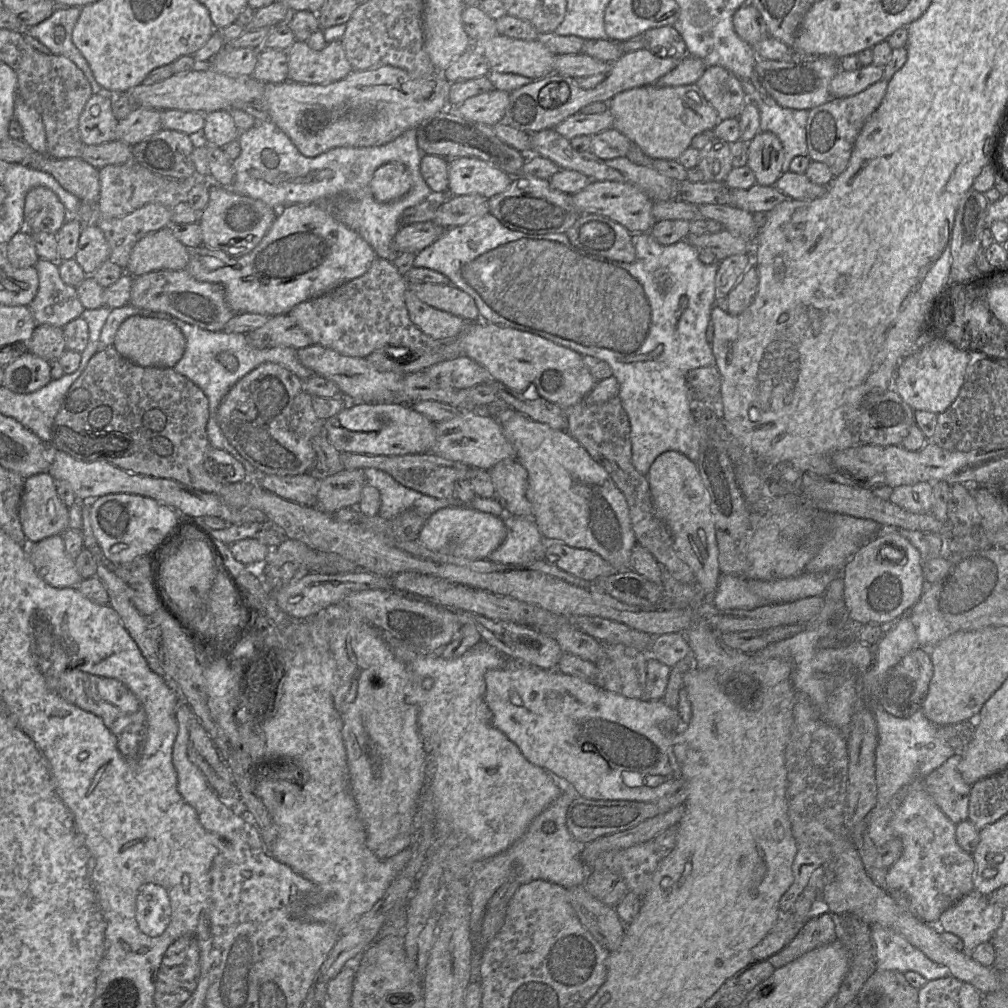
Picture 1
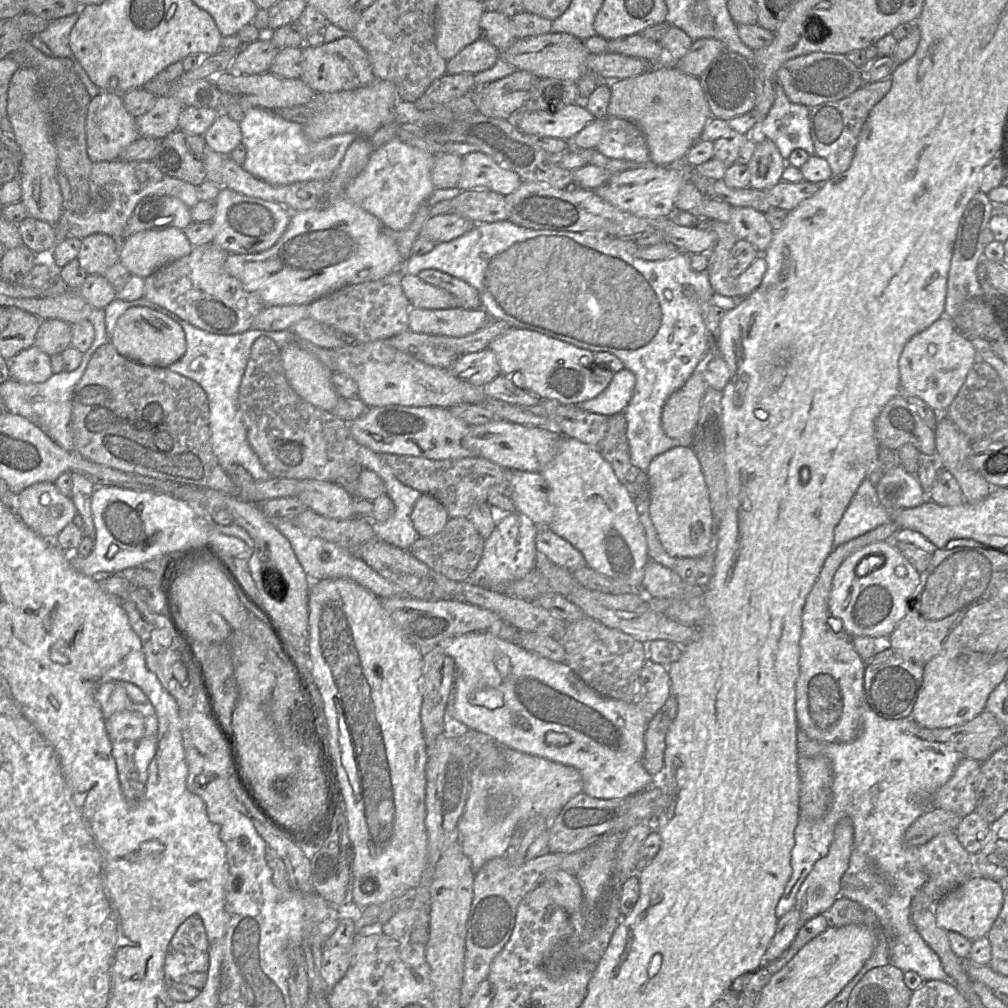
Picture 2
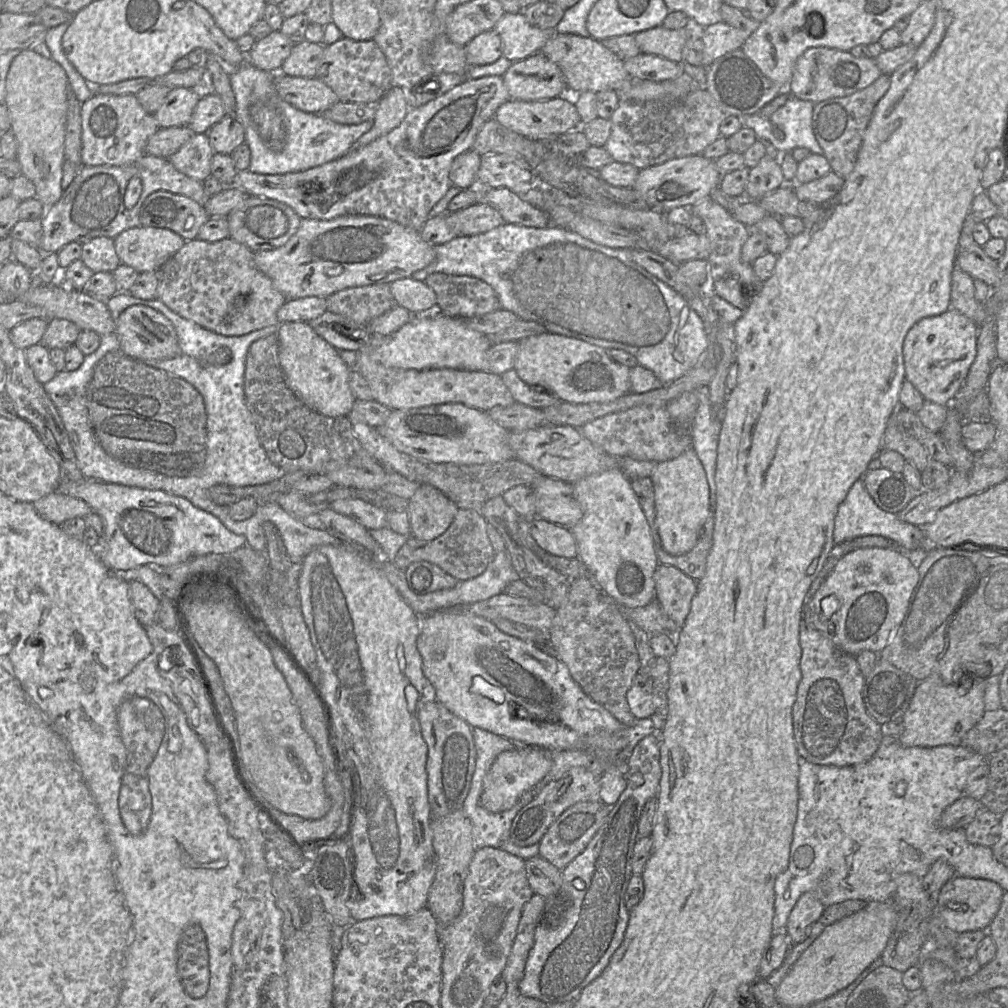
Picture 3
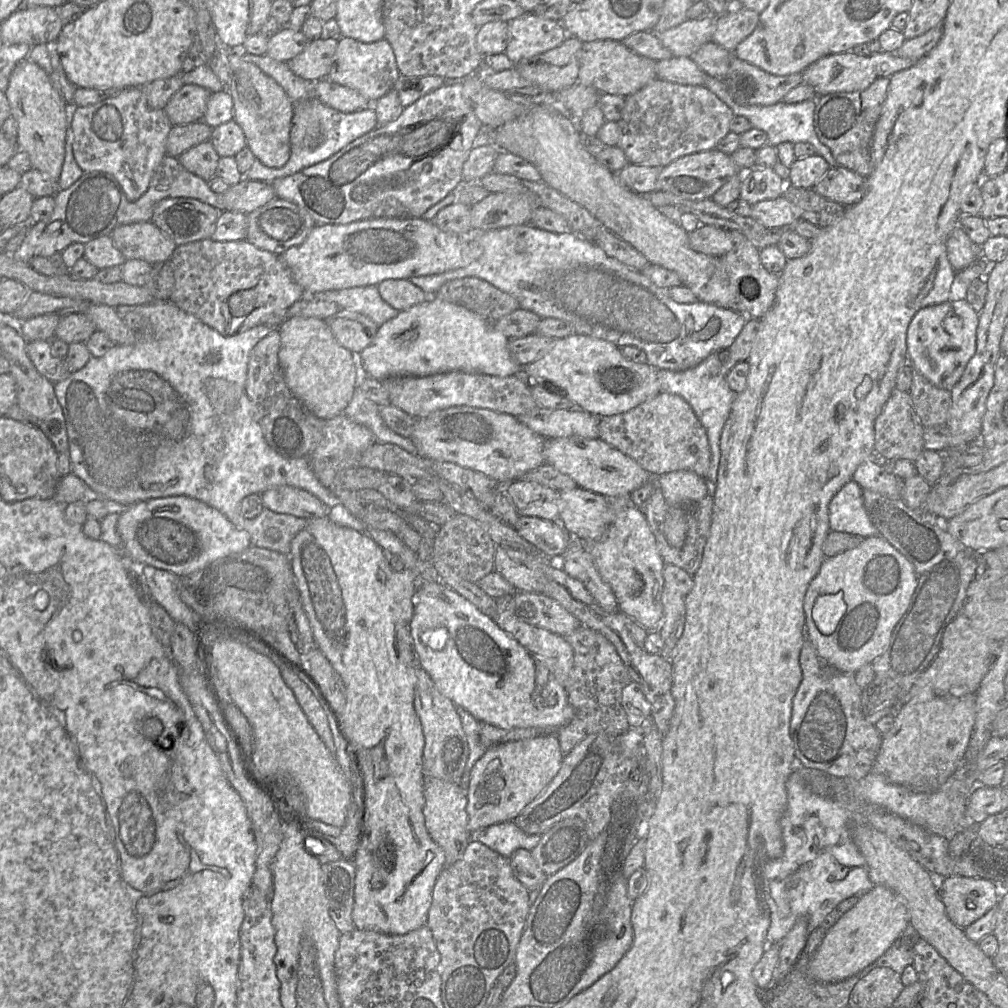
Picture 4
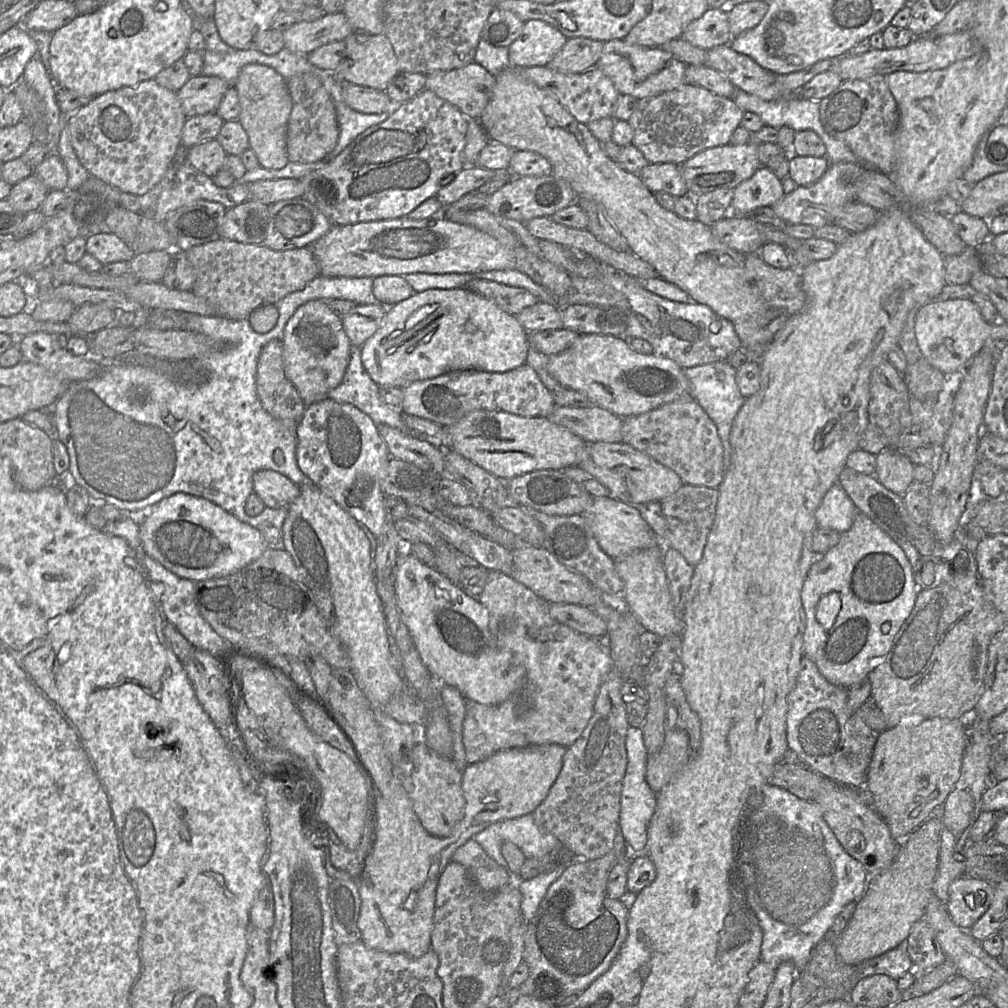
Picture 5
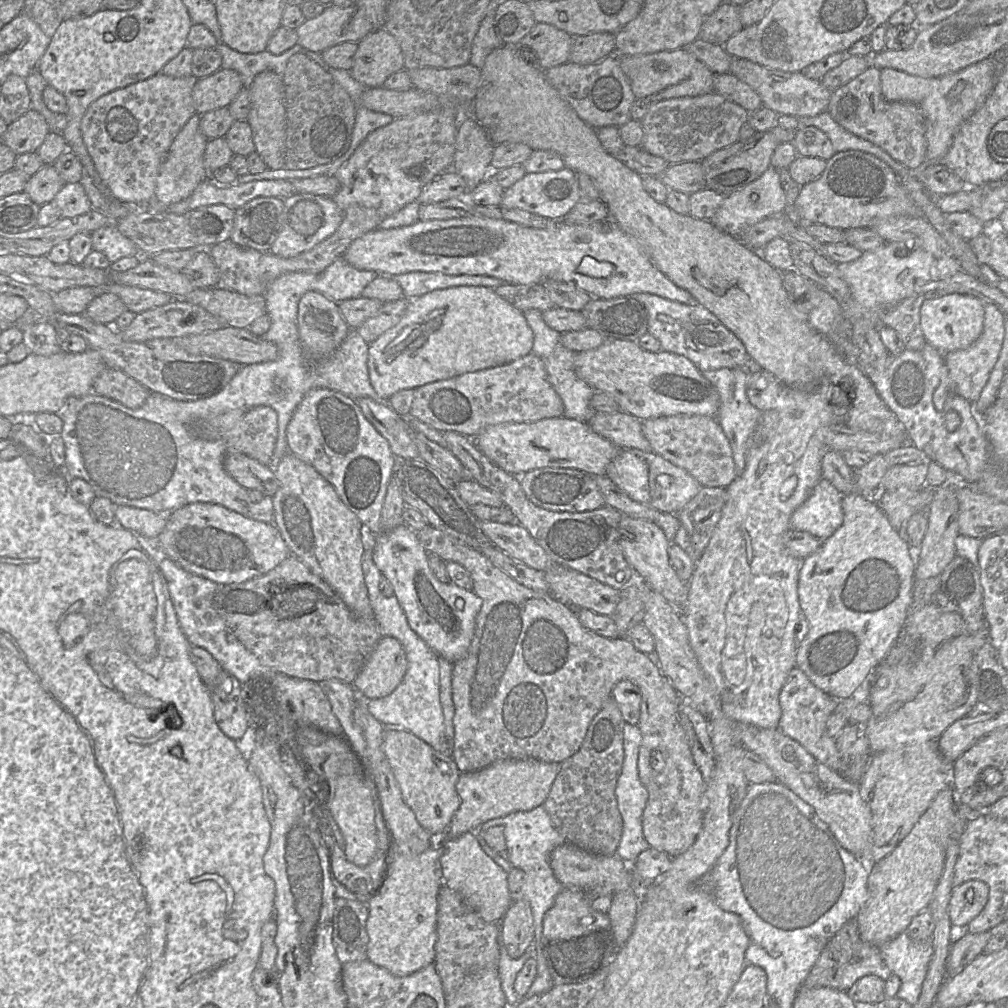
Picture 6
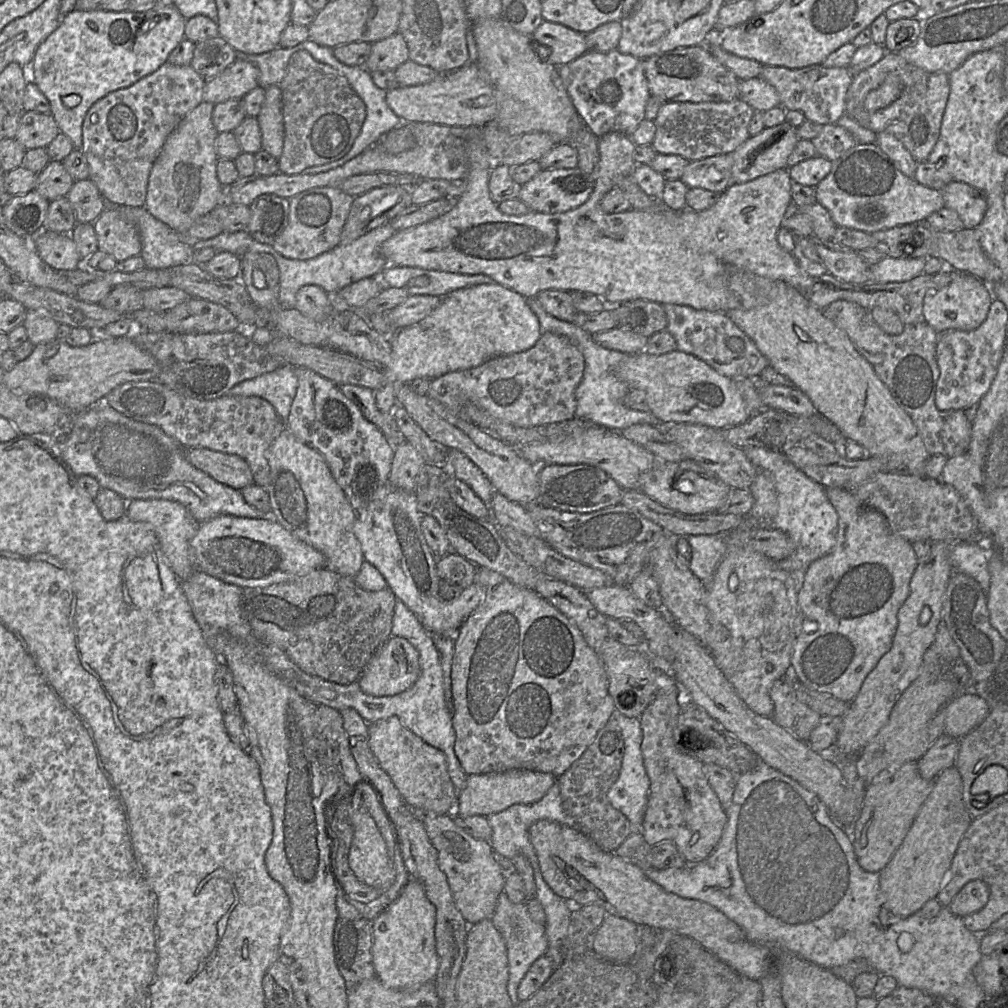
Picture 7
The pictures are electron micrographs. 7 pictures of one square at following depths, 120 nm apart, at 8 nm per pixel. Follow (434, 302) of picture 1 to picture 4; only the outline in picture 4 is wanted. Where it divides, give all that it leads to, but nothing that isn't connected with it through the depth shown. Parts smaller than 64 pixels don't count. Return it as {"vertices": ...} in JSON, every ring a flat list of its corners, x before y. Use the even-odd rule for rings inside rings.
{"vertices":[[387,279,380,282,377,288,383,300,398,311,404,311,429,299,429,296,409,279]]}

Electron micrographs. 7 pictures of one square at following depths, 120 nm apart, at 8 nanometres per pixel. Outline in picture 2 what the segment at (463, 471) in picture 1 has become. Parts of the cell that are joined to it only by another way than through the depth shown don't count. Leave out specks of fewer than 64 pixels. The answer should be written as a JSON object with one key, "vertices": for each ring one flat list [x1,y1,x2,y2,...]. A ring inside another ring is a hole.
{"vertices":[[390,453,380,456,400,482,436,498,445,507,449,519,468,517,475,506,487,503,490,488,508,481,513,472,480,456,444,460]]}

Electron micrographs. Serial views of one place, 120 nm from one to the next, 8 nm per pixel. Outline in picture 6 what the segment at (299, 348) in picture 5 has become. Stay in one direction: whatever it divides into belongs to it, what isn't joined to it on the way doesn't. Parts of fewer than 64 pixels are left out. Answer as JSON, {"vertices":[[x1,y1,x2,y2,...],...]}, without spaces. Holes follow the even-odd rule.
{"vertices":[[317,291,301,297,297,322,301,345,313,360,329,356,351,330,338,303]]}

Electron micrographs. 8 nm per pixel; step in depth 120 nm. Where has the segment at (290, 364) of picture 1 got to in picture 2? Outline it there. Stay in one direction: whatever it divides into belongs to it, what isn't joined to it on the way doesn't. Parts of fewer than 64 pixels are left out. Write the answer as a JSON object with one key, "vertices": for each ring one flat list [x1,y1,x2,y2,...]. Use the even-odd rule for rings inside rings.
{"vertices":[[115,298,103,309,105,313,106,332,110,342,117,320,126,310,132,307,147,307,158,311,182,327,186,338,186,351,178,361,172,363,167,368,172,372,193,380,200,385,205,392,209,404,209,426,212,450,220,466,225,470,226,466,239,464,250,473,255,481,264,481,272,478,272,475,264,469,258,456,248,442,247,430,239,410,238,392,249,360,251,347,255,340,261,336,272,339,279,349,290,342,294,342,302,349,314,355,333,372,335,369,334,349,318,347,307,340,296,338,290,330,267,331,249,329,238,334,214,334,191,325,166,308,146,298,133,301,124,301]]}

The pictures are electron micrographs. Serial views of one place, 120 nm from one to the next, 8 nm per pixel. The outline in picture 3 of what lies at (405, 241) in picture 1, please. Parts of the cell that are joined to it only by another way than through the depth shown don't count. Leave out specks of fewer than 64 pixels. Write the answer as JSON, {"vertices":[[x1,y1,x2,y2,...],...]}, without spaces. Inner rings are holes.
{"vertices":[[482,201,449,213,446,220,455,236,485,233,504,223,500,213]]}

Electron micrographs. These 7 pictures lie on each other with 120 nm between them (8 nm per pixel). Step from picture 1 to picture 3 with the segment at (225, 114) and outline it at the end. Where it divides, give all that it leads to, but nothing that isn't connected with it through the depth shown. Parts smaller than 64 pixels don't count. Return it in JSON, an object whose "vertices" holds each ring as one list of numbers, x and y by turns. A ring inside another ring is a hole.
{"vertices":[[226,115,214,124,206,133,213,151,230,155,237,147,245,143,245,131,234,115]]}

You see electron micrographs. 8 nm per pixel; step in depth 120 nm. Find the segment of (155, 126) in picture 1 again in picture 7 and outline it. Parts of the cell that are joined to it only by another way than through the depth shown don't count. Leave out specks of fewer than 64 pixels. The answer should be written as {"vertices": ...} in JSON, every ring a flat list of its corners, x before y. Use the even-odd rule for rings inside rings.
{"vertices":[[239,59,217,76,206,80,203,101,214,105,230,99,243,98,259,86,259,70,252,63]]}

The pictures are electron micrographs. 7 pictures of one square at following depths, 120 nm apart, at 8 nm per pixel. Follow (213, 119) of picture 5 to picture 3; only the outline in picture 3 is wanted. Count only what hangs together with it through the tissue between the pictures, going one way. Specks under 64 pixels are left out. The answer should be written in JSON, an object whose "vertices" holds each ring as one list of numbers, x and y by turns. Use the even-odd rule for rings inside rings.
{"vertices":[[188,126,160,128,147,141,146,155,169,158,195,133]]}

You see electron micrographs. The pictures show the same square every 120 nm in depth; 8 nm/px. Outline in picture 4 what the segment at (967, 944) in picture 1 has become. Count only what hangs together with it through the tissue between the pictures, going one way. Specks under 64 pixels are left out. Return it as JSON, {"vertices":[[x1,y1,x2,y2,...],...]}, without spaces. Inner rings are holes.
{"vertices":[[963,876,939,878,938,892,947,916,962,929,996,907,1001,896,994,882]]}

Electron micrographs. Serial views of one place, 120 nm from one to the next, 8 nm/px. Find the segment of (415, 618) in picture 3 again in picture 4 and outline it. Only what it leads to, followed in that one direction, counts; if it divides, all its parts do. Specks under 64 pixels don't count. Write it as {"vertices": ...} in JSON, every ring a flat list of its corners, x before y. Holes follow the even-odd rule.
{"vertices":[[329,517,308,519,305,528,292,539,289,557,317,647,345,686,346,706,338,719,338,729,352,747,364,783,362,834,352,859,355,866,352,920,359,930,403,935,426,924,434,885,445,866,445,853,430,837,423,814,425,740,414,707,415,669,419,663,410,633,416,572,394,571,386,553,371,536,336,524]]}

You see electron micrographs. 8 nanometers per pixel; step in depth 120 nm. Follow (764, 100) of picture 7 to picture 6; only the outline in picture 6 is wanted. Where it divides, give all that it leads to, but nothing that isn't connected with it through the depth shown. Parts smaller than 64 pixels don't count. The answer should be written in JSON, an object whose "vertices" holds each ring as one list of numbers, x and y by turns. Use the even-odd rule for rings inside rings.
{"vertices":[[730,73,714,75,713,92,742,106,749,113,762,107,759,95,748,84]]}

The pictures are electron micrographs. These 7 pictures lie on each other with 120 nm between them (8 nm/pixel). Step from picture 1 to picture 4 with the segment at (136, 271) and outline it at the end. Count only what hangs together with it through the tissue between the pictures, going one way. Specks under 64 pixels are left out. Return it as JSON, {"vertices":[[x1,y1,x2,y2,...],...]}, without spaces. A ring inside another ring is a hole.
{"vertices":[[151,221,118,226,110,237,126,260,140,259,153,266,169,261,177,248]]}

